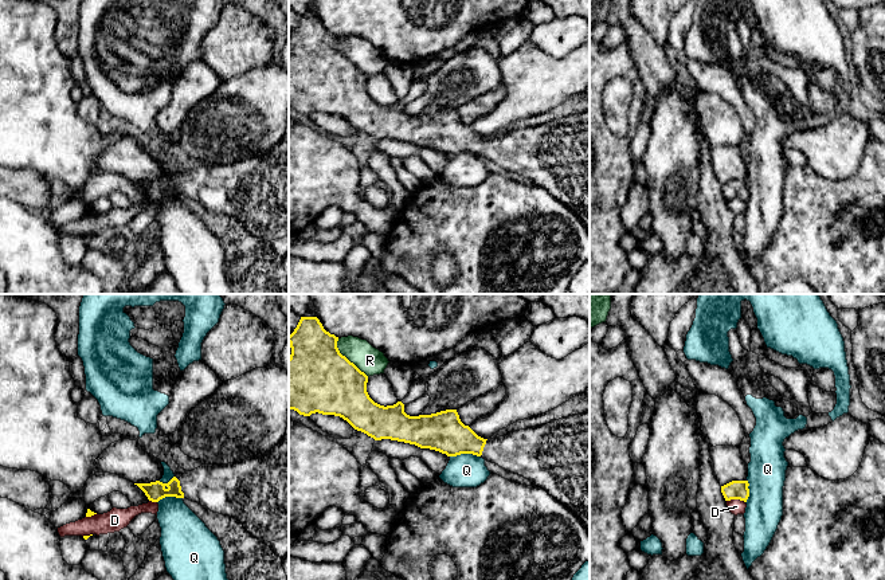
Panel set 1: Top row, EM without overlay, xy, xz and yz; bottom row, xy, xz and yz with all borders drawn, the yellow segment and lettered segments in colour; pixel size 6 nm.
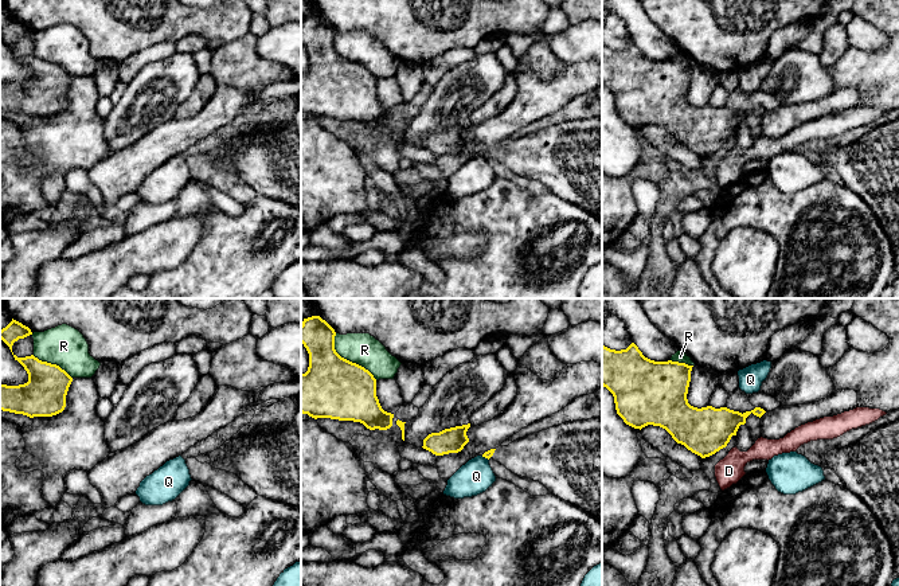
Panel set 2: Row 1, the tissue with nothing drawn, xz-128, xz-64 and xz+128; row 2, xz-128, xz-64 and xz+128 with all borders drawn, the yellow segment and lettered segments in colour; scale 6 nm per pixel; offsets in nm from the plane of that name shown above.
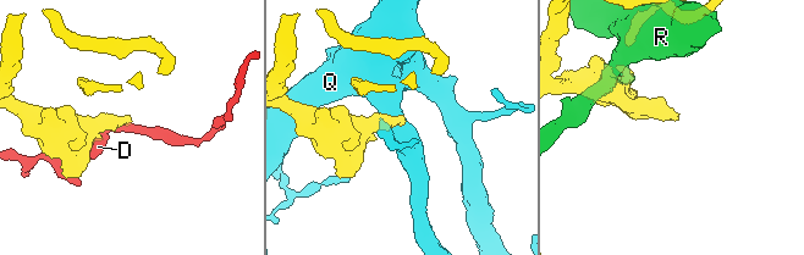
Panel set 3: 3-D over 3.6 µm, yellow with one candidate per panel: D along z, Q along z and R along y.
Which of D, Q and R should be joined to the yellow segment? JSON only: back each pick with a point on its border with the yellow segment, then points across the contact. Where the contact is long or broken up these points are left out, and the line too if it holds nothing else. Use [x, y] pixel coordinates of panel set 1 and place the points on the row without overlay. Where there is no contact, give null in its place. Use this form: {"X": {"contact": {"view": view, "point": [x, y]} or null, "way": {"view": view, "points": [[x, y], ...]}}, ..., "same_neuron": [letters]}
{"same_neuron": []}

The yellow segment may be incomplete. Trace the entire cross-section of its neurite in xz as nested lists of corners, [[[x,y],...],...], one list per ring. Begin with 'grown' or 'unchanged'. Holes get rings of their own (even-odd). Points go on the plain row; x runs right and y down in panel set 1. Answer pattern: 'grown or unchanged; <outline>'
grown; [[[301,16],[289,35],[289,109],[304,115],[316,111],[340,115],[375,140],[404,141],[447,156],[481,156],[529,179],[532,185],[544,188],[567,205],[590,231],[590,110],[496,138],[483,138],[461,121],[457,109],[410,115],[402,101],[387,106],[375,102],[367,91],[368,75],[340,52],[337,40],[338,36],[326,31],[317,16]]]

